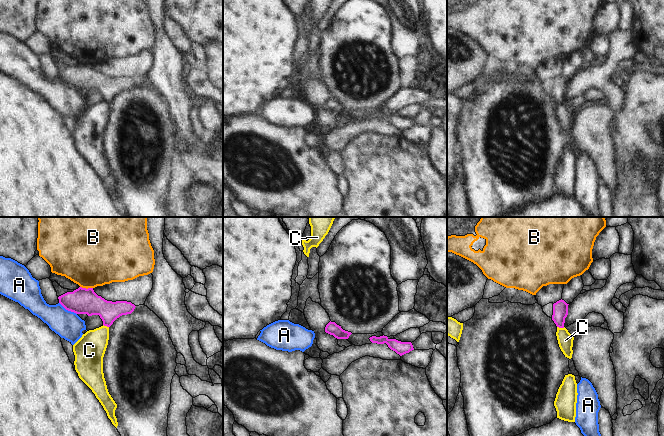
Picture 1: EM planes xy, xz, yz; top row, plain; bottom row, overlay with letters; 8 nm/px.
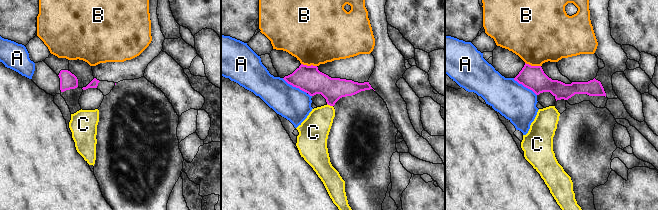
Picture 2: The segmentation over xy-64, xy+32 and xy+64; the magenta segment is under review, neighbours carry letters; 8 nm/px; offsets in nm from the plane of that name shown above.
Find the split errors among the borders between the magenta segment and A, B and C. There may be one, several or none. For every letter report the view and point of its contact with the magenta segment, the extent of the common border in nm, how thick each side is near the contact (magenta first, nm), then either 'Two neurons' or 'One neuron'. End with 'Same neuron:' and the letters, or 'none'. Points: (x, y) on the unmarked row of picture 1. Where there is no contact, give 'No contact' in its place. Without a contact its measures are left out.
A: Touches magenta at xy (68, 86). Shared border 170 nm. Thickness 200 nm (magenta) against 220 nm. Two neurons
B: Touches magenta at xy (85, 64). Shared border 110 nm. Thickness 200 nm (magenta) against 460 nm. Two neurons
C: Touches magenta at yz (561, 103). Shared border 60 nm. Thickness 130 nm (magenta) against 130 nm. Two neurons
Same neuron: none.

